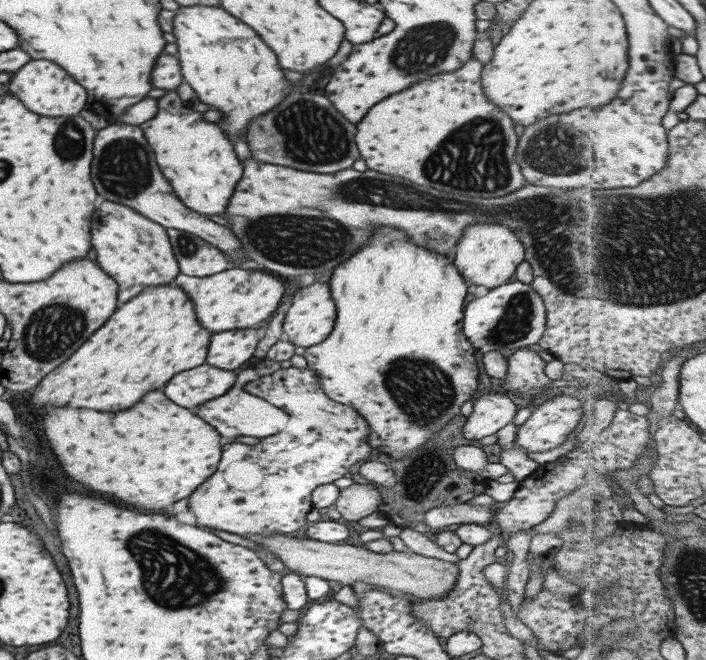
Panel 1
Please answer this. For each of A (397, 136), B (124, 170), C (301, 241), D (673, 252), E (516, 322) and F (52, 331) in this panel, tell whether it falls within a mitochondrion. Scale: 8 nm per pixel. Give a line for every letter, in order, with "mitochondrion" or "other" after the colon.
A: other
B: mitochondrion
C: mitochondrion
D: mitochondrion
E: mitochondrion
F: mitochondrion

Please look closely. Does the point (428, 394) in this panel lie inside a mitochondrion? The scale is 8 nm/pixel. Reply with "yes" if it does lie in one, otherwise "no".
yes

